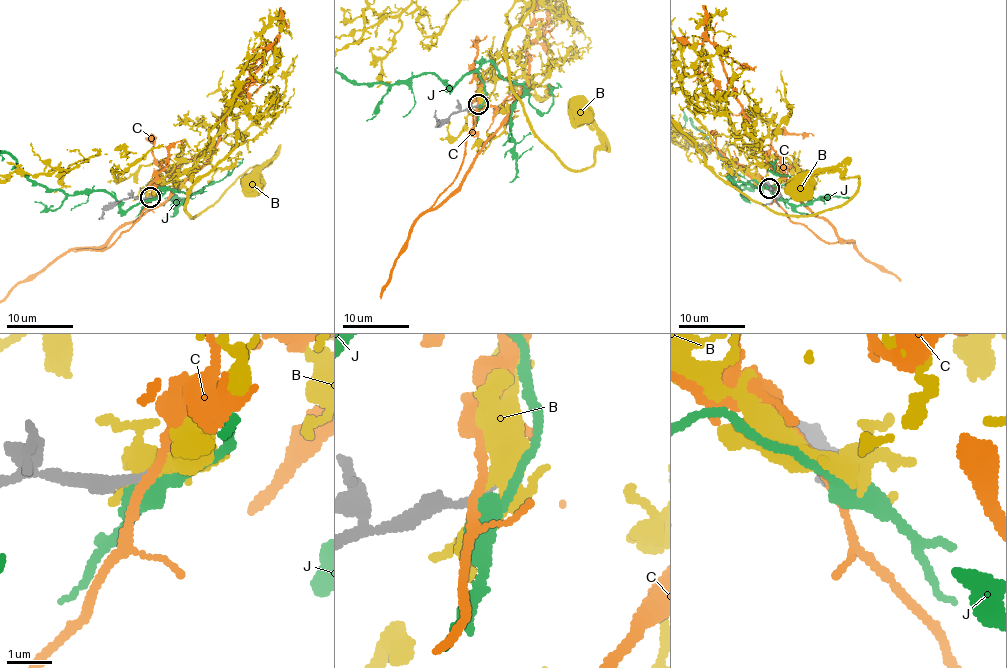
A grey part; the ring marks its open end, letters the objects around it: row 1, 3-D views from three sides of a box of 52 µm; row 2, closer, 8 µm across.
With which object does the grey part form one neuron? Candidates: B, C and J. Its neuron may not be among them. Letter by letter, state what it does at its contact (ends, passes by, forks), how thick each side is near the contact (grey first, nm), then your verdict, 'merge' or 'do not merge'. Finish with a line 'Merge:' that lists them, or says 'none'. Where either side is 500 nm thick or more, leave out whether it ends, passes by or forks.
B: it passes by; calibres 200 and 360 nm; merge
C: it passes by; calibres 240 and 180 nm; do not merge
J: it passes by; calibres 240 and 400 nm; do not merge
Merge: B

